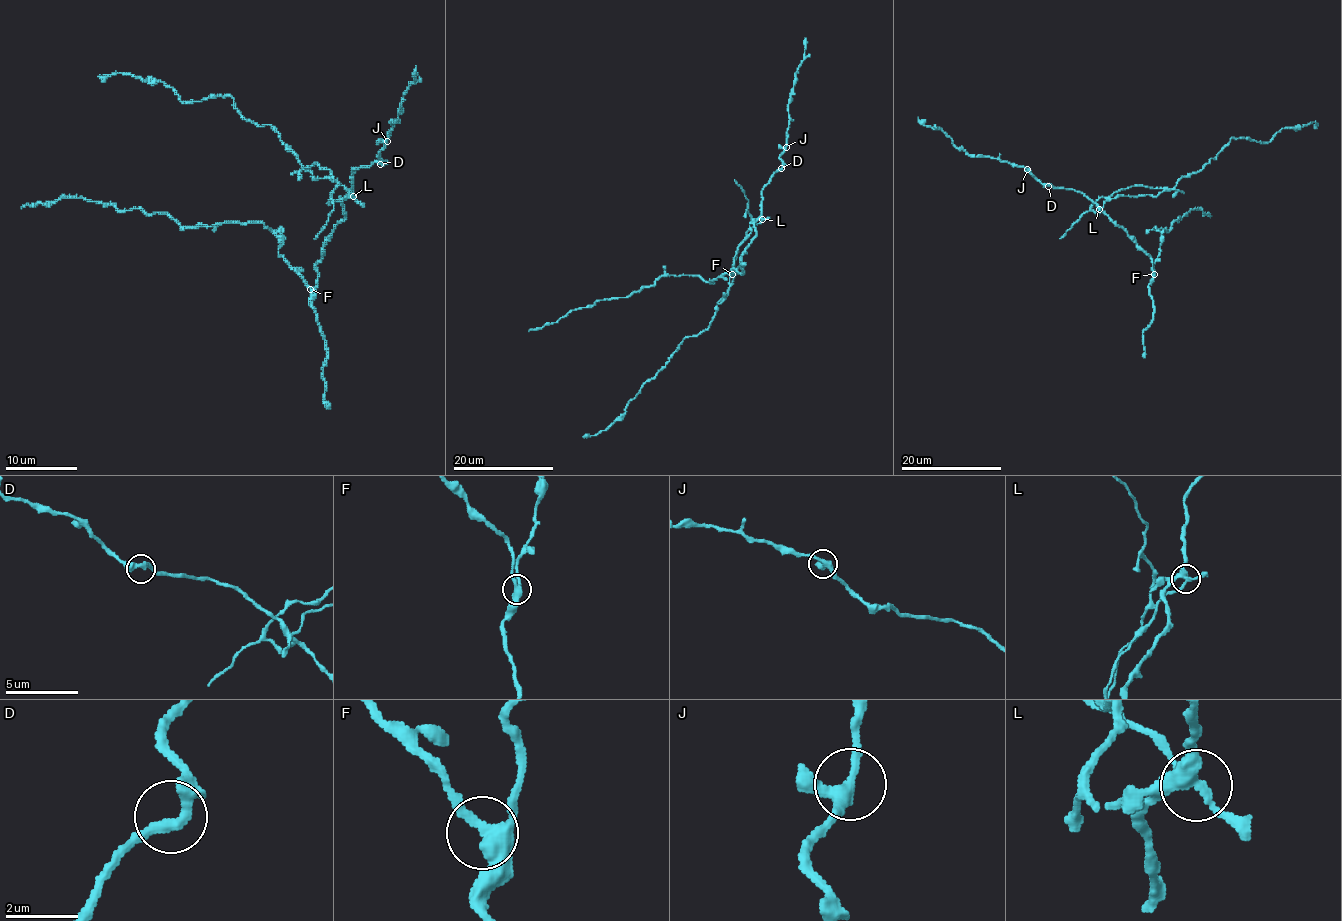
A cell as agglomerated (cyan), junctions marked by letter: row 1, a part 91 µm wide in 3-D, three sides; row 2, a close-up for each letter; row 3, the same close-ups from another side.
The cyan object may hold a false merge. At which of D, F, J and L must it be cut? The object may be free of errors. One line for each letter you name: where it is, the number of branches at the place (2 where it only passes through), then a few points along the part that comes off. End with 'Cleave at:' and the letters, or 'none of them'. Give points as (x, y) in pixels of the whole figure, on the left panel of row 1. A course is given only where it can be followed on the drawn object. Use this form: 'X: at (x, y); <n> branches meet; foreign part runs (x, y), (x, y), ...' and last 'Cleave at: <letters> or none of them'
L: at (353, 196); 4 branches meet; foreign part runs (353, 196), (337, 182), (312, 178), (269, 125), (246, 119), (230, 96), (180, 101), (164, 82), (98, 76)
Cleave at: L

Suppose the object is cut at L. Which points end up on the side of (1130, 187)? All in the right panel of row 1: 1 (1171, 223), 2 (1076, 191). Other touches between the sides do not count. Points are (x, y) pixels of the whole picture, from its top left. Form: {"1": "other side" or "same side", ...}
{"1": "other side", "2": "other side"}

